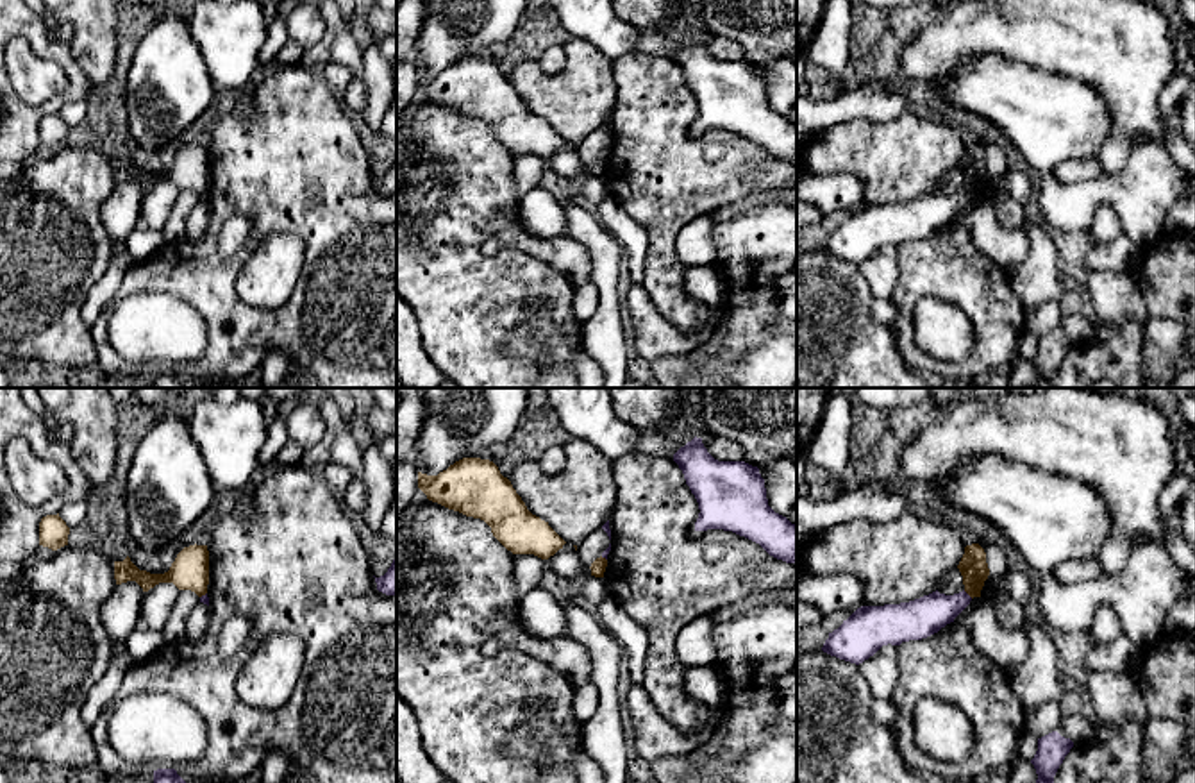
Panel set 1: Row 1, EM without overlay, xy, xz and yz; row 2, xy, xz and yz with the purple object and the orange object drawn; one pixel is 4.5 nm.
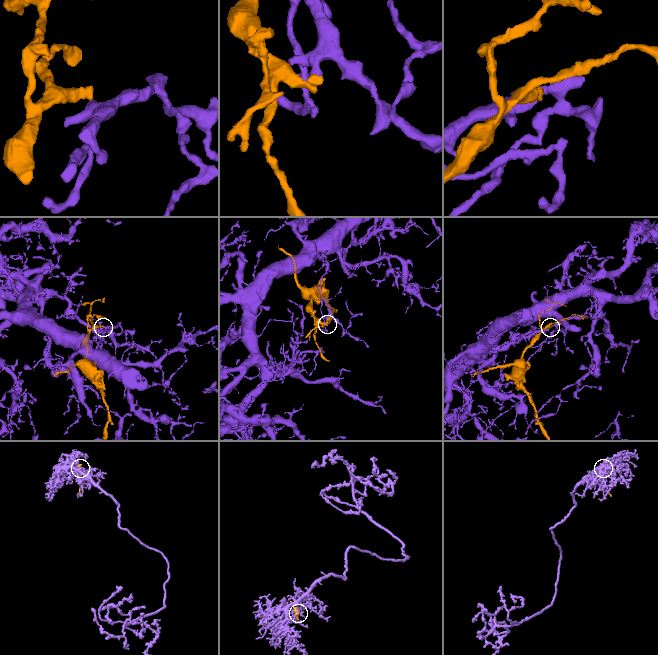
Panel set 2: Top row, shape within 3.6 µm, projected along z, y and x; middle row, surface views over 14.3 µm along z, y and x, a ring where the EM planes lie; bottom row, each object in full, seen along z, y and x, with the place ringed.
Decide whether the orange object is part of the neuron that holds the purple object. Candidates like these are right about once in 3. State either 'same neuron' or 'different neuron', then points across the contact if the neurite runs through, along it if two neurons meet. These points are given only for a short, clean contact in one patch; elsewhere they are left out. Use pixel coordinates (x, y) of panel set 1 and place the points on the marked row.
different neuron; border along yz (963, 590), (972, 597)

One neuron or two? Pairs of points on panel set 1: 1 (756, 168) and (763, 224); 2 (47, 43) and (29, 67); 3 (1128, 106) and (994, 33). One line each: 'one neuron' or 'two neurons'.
1: two neurons
2: two neurons
3: one neuron

